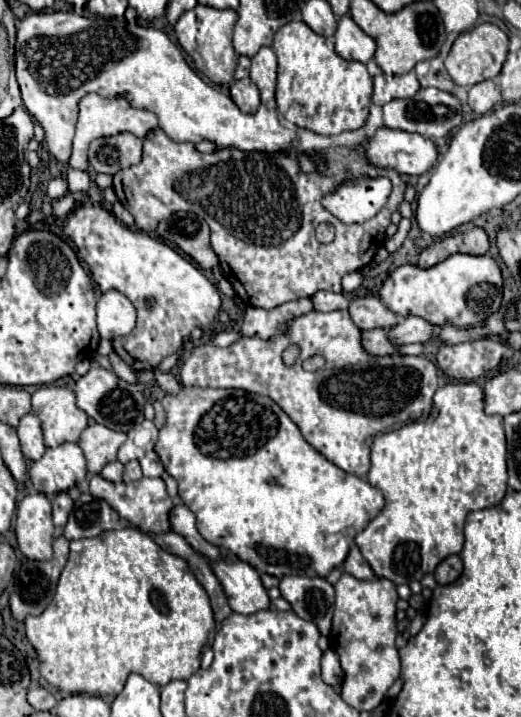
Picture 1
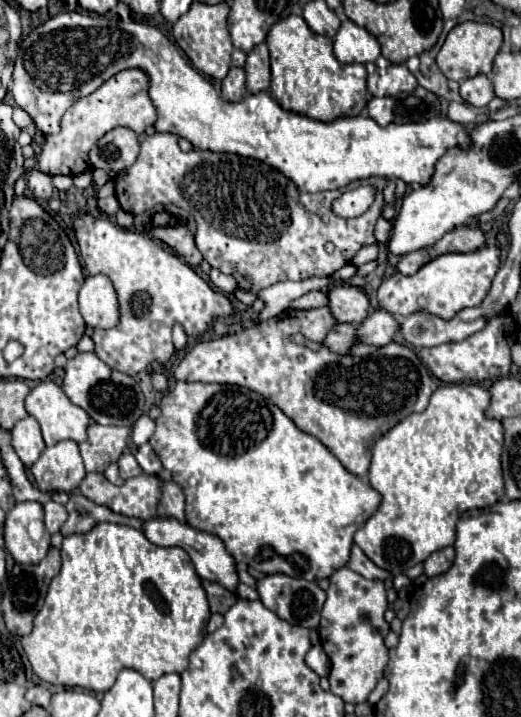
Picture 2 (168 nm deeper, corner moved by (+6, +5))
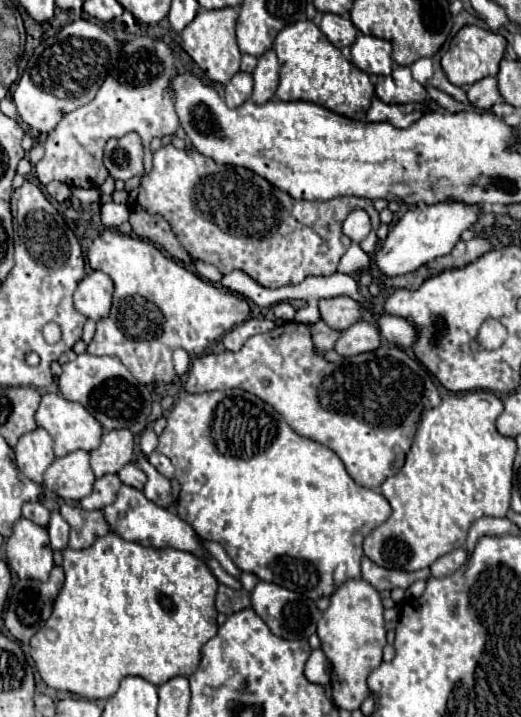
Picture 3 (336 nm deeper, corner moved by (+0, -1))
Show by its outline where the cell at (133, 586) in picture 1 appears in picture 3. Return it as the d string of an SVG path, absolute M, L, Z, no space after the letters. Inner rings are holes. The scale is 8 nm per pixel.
M108 532L106 536L98 538L86 550L66 548L66 550L62 550L62 556L64 556L62 568L64 568L66 582L62 586L62 592L58 594L58 600L54 602L52 616L48 618L46 626L32 636L32 648L30 648L30 656L34 658L40 676L42 676L42 680L50 688L62 690L62 692L72 692L72 694L88 698L88 700L106 700L106 698L114 696L114 692L118 690L120 680L126 678L126 676L140 676L140 678L148 680L150 684L160 686L160 684L164 684L166 680L170 680L174 676L192 676L196 672L196 668L200 664L200 658L202 658L202 646L218 632L218 622L216 622L218 610L214 606L214 596L216 596L218 580L214 578L214 574L210 572L210 568L204 564L202 558L194 556L192 552L184 552L184 550L176 550L176 548L164 548L164 550L144 548L144 546L140 546L136 542L122 540L114 532Z

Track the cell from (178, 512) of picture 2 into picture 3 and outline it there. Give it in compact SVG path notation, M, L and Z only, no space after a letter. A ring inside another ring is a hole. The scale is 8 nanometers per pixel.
M136 458L134 464L144 470L144 474L148 476L148 482L144 486L144 494L148 500L152 500L154 504L168 508L174 500L172 500L172 488L170 488L170 480L166 480L146 458Z

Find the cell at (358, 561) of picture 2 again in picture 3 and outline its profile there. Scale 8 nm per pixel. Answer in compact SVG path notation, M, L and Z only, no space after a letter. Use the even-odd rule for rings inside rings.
M362 558L362 578L372 584L378 592L382 590L392 590L392 588L408 588L412 582L420 578L428 578L430 568L422 568L418 572L398 572L398 570L388 570L378 564L374 564L370 558Z

